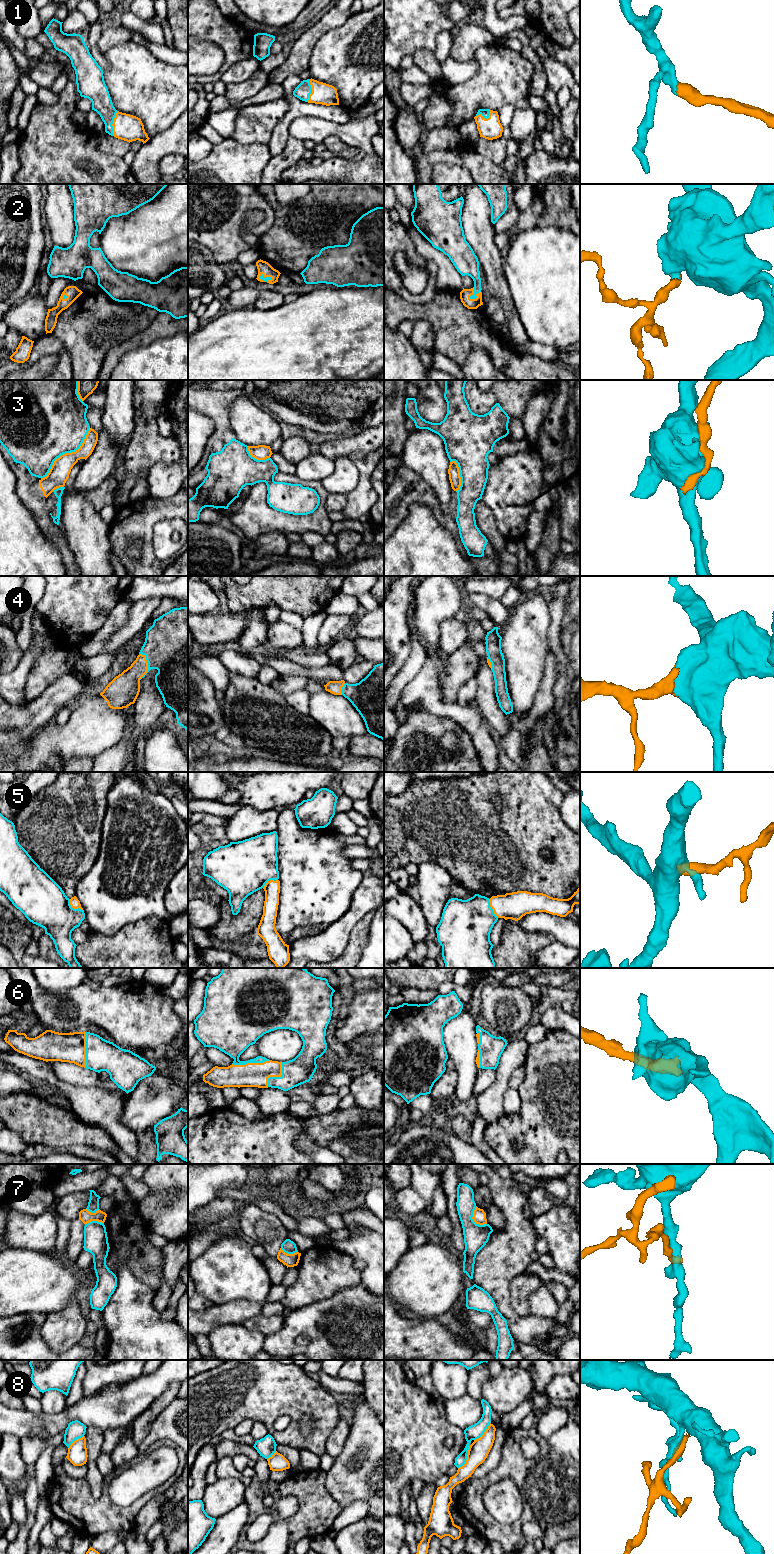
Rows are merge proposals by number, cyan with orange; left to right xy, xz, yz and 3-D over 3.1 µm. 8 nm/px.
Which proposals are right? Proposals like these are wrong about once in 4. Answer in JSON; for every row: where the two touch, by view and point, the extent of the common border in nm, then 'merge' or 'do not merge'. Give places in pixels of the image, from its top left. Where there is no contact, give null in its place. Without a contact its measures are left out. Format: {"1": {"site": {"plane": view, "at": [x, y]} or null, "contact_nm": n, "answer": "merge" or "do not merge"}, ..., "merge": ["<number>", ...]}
{"1": {"site": {"plane": "xy", "at": [112, 123]}, "contact_nm": 200, "answer": "merge"}, "2": {"site": {"plane": "yz", "at": [474, 293]}, "contact_nm": 110, "answer": "merge"}, "3": {"site": {"plane": "xy", "at": [67, 452]}, "contact_nm": 550, "answer": "do not merge"}, "4": {"site": {"plane": "xy", "at": [148, 666]}, "contact_nm": 220, "answer": "merge"}, "5": {"site": {"plane": "xy", "at": [73, 908]}, "contact_nm": 160, "answer": "merge"}, "6": {"site": {"plane": "xz", "at": [250, 1062]}, "contact_nm": 300, "answer": "merge"}, "7": {"site": {"plane": "yz", "at": [472, 1220]}, "contact_nm": 170, "answer": "do not merge"}, "8": {"site": {"plane": "yz", "at": [466, 1457]}, "contact_nm": 220, "answer": "do not merge"}, "merge": ["1", "2", "4", "5", "6"]}

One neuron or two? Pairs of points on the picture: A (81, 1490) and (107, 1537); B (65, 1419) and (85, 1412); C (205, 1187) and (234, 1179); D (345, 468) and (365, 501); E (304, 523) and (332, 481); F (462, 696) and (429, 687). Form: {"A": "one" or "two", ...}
{"A": "two", "B": "one", "C": "one", "D": "two", "E": "two", "F": "two"}

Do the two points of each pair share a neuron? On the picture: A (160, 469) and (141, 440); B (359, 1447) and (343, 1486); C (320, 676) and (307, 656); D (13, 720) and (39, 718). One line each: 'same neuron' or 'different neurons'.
A: different neurons
B: same neuron
C: different neurons
D: same neuron

